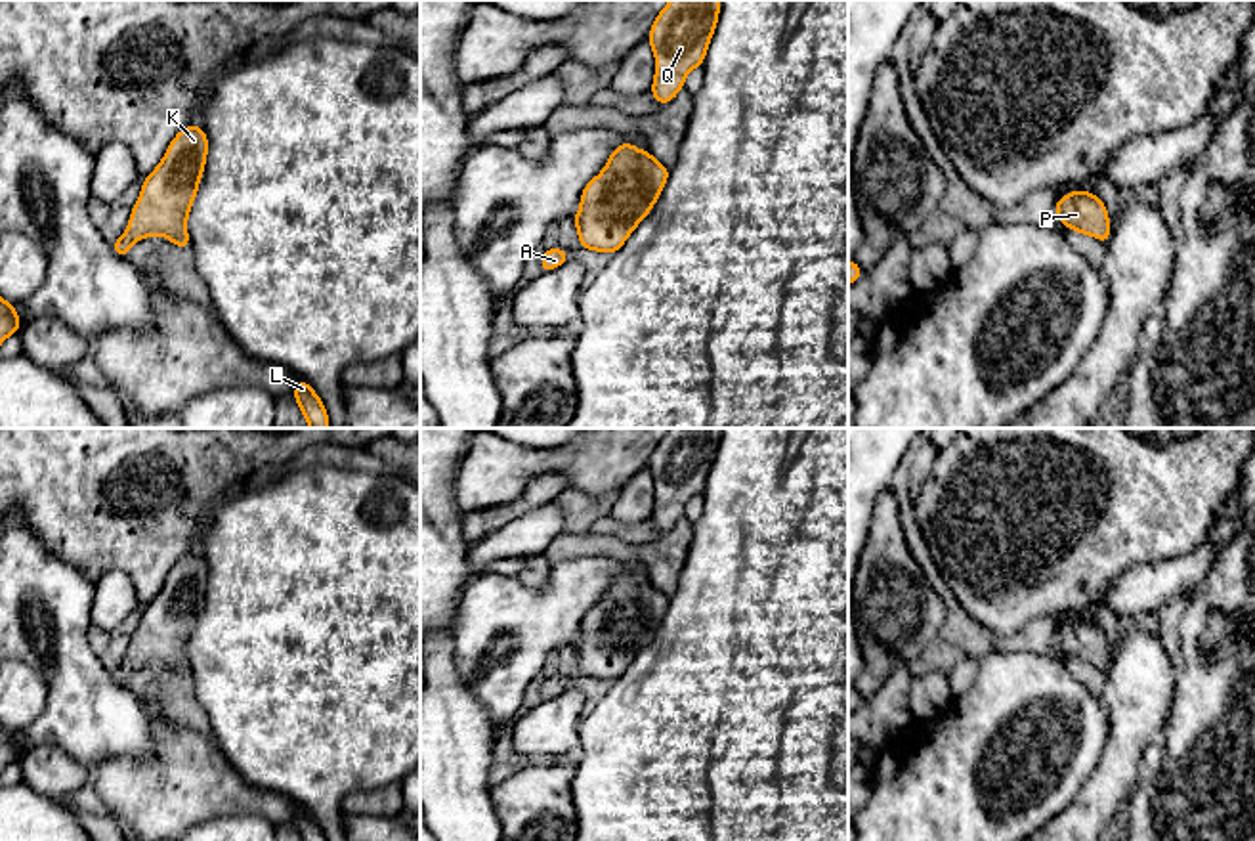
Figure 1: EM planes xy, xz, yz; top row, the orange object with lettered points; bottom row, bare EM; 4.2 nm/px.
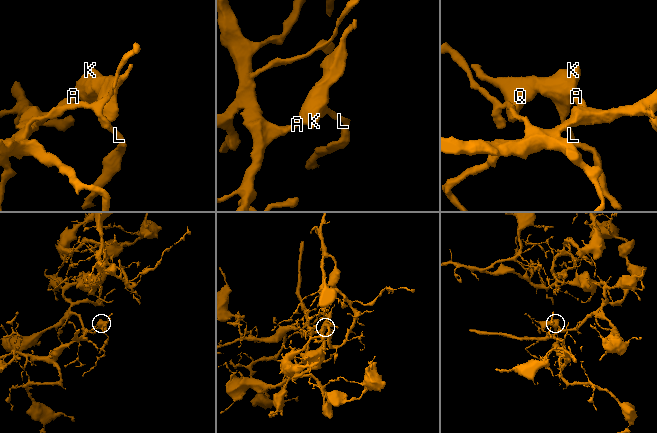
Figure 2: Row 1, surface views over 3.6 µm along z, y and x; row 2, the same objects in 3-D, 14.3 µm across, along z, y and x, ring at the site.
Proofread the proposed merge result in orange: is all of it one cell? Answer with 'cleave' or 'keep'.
keep

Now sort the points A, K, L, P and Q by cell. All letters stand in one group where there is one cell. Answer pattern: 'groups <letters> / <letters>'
groups A K L P Q

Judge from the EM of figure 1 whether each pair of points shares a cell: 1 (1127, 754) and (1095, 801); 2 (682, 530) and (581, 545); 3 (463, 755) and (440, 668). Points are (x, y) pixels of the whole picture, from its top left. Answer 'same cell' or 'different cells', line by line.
1: same cell
2: same cell
3: same cell

